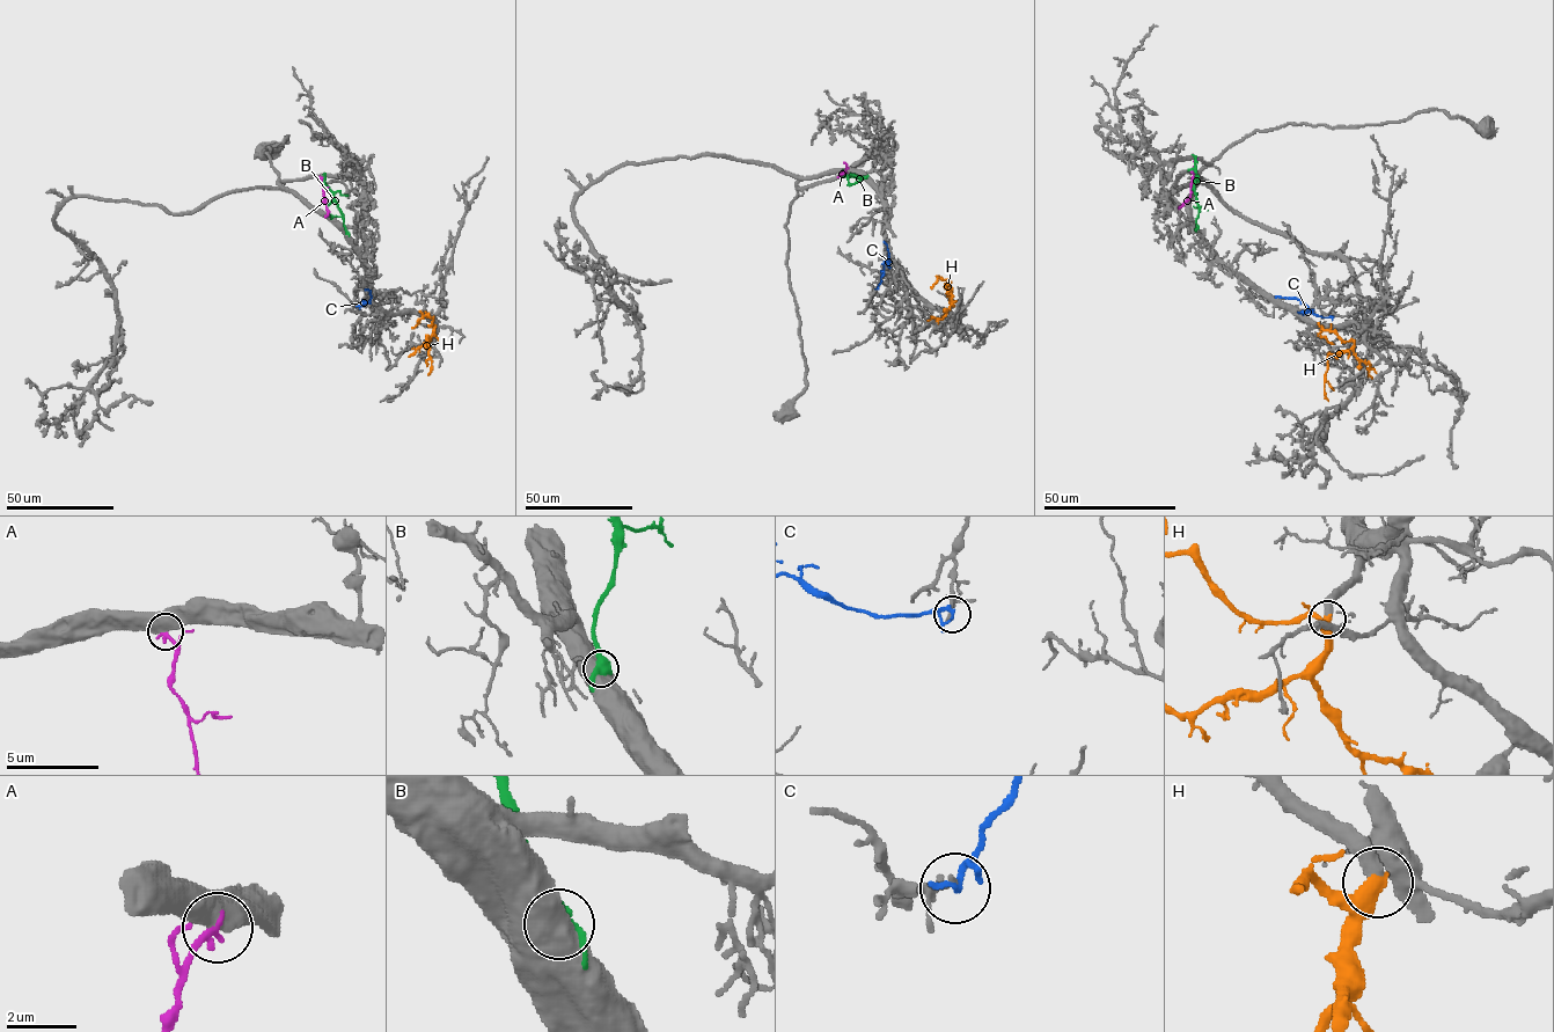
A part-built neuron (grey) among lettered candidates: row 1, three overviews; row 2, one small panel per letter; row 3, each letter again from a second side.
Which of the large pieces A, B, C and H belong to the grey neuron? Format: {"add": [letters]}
{"add": ["H"]}

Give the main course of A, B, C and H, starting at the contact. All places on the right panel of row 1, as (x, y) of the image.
A: (1197, 160), (1190, 195), (1178, 209)
B: (1196, 227), (1195, 158), (1192, 154)
C: (1333, 317), (1309, 310), (1299, 313), (1307, 309), (1297, 299), (1276, 298)
H: (1354, 341), (1349, 349), (1328, 356), (1324, 385), (1328, 401)

